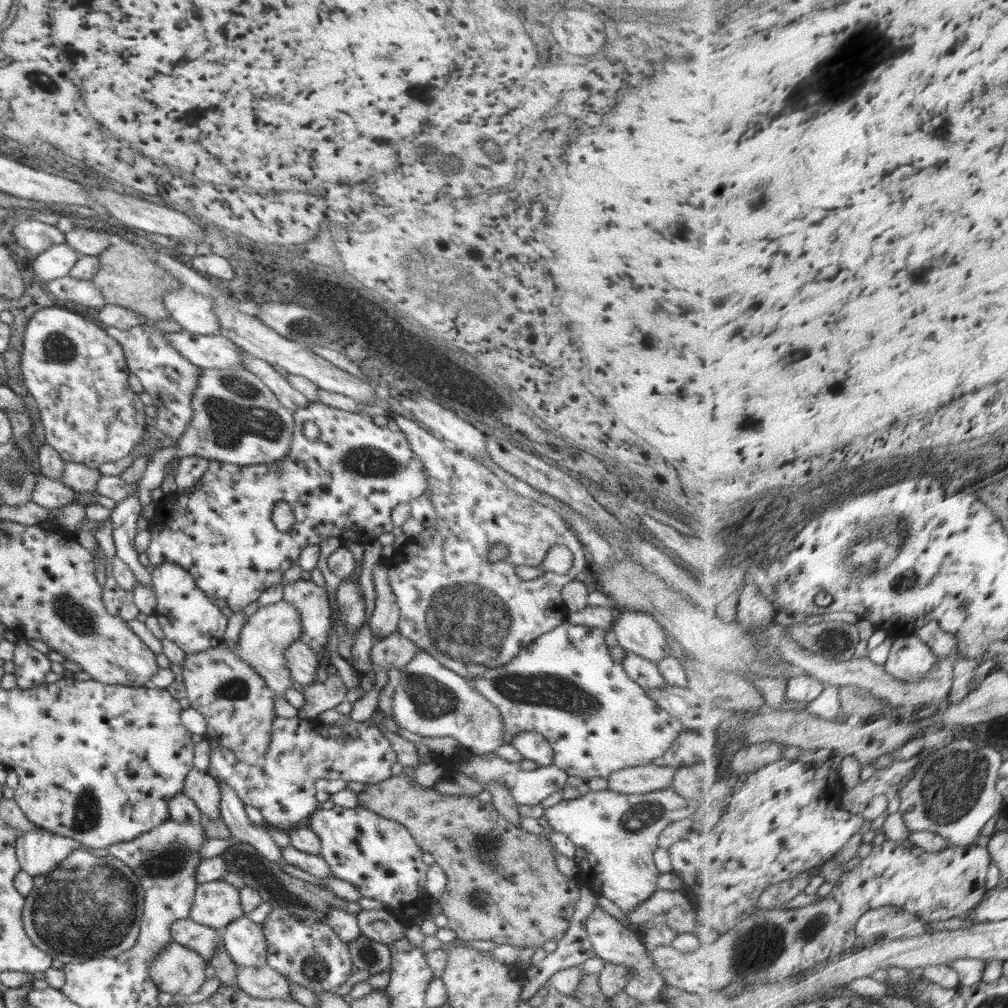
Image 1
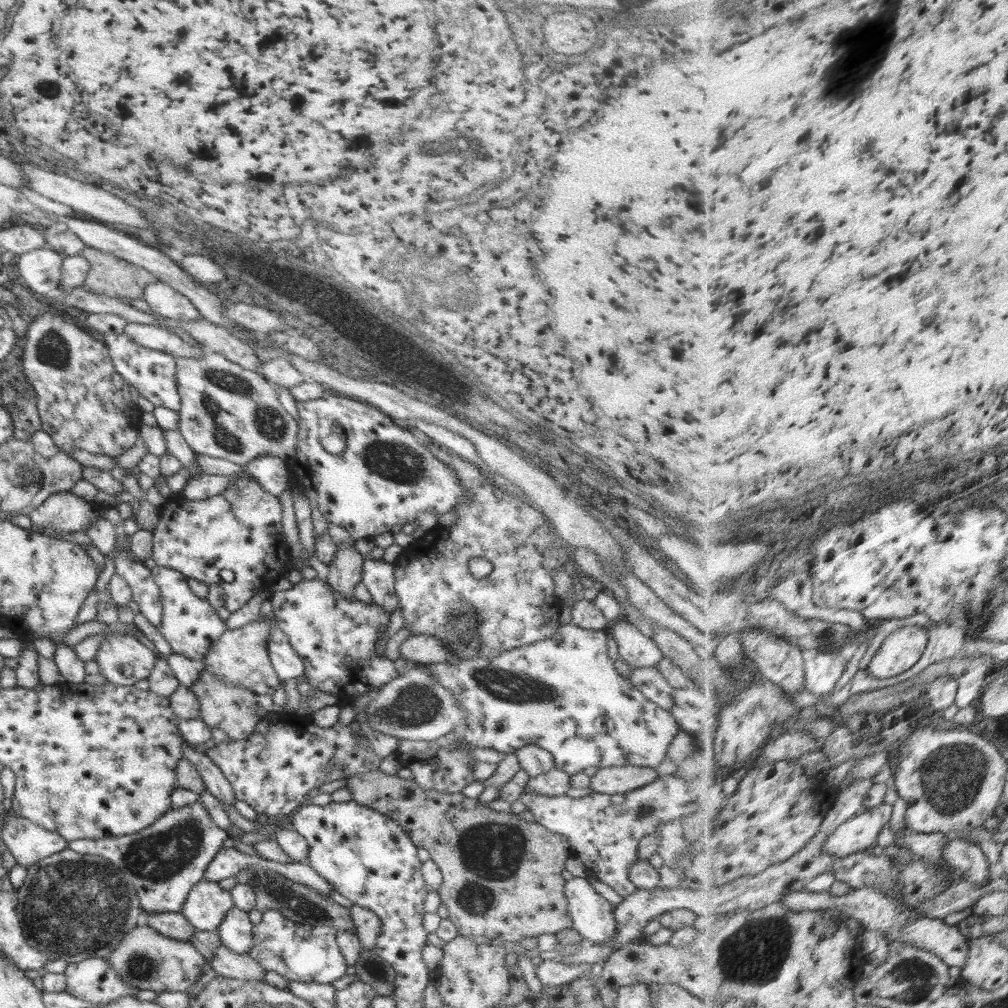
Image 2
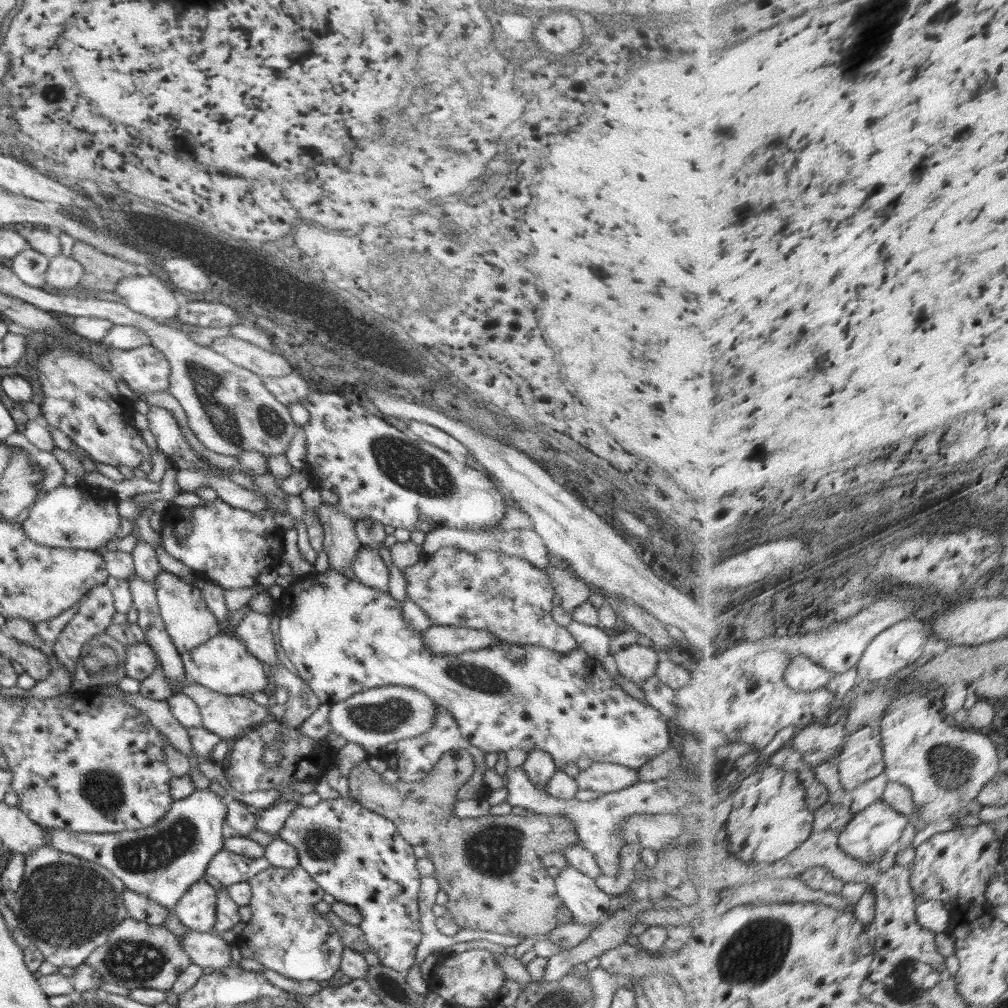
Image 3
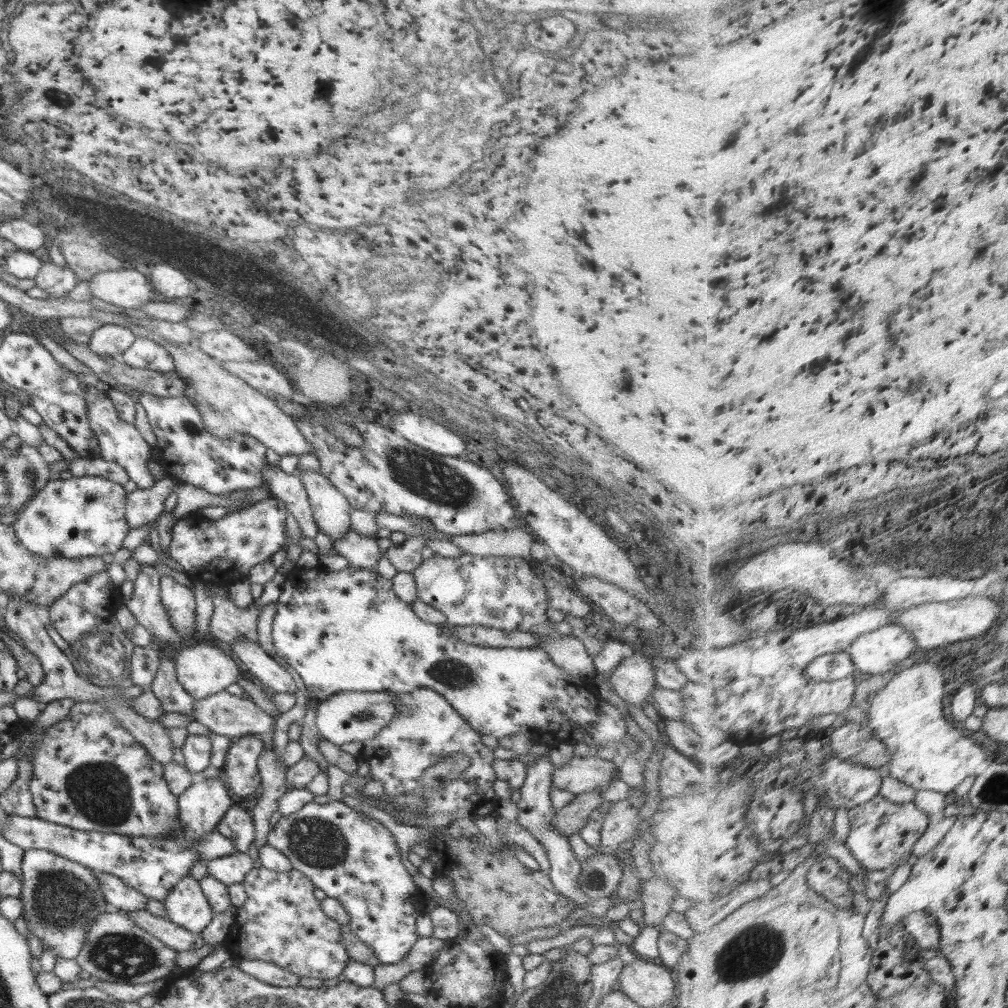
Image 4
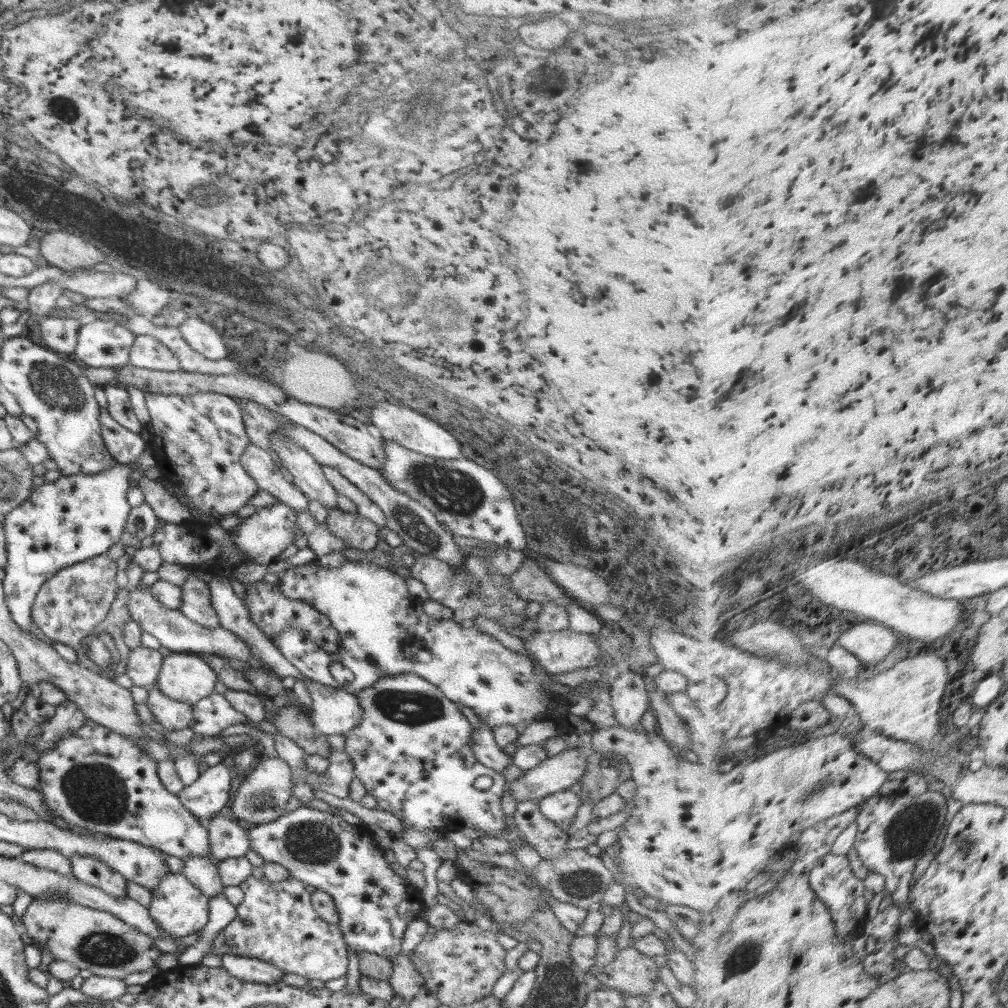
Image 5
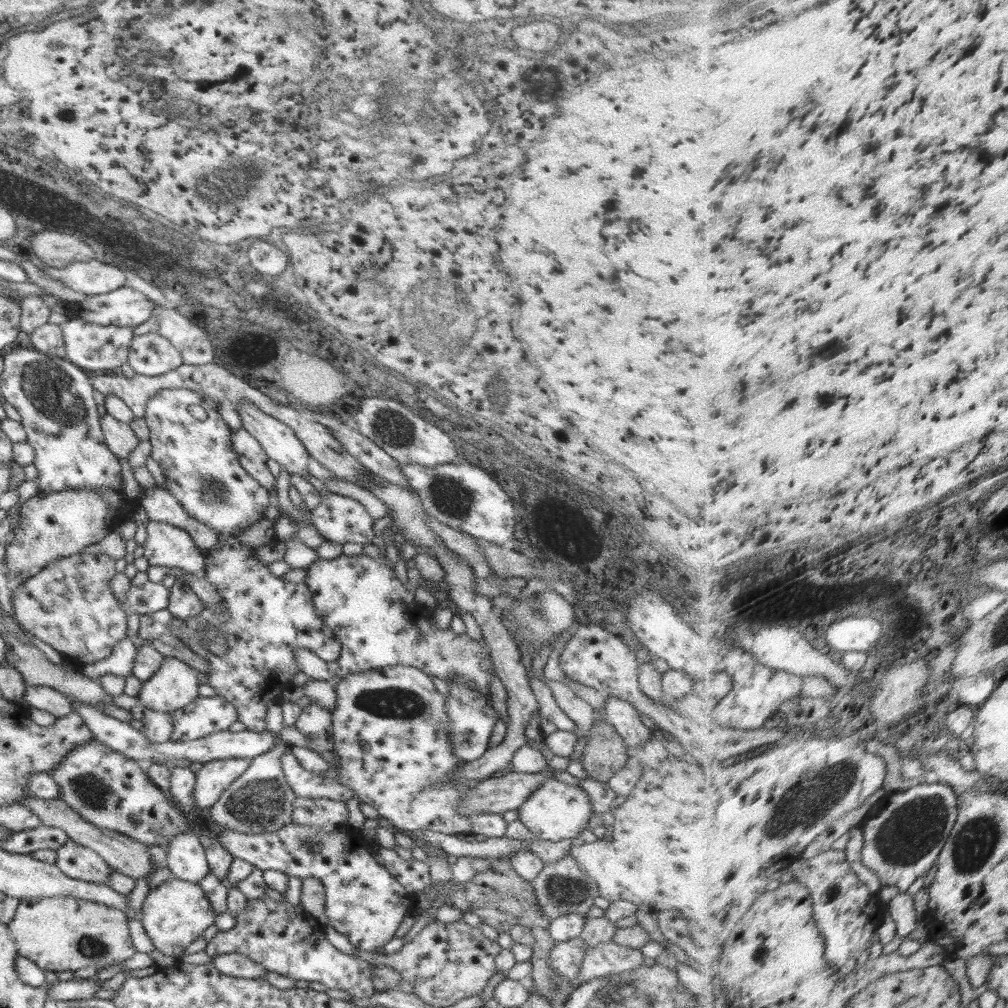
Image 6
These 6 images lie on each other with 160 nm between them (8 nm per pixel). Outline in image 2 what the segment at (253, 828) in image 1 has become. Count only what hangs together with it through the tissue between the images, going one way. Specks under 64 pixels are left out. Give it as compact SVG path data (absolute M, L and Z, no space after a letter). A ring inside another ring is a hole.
M182 738L182 758L186 758L196 768L202 778L204 787L213 794L221 804L234 805L236 800L232 786L222 772L212 763L205 753L196 752L192 746Z

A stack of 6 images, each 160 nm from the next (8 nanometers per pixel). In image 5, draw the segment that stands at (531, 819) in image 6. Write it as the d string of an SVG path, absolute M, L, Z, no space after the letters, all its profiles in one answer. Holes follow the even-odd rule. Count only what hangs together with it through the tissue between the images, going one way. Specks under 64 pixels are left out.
M575 789L554 792L538 801L540 812L567 835L573 833L570 825L580 805L581 798Z

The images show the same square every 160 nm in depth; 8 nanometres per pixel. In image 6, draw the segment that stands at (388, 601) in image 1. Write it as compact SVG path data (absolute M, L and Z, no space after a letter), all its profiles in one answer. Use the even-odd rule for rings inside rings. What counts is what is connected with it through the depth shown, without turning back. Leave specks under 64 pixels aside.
M336 493L322 495L321 498L318 507L310 510L309 518L325 541L338 542L342 545L357 542L358 544L366 544L370 543L376 536L372 529L374 519L367 513L363 504L353 498Z

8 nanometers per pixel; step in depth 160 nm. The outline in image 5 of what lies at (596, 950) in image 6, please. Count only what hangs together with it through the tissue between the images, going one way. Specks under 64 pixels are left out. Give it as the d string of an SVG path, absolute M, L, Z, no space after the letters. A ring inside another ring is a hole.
M633 946L619 950L616 958L601 968L594 977L603 987L645 996L656 988L659 979L659 962L638 952Z

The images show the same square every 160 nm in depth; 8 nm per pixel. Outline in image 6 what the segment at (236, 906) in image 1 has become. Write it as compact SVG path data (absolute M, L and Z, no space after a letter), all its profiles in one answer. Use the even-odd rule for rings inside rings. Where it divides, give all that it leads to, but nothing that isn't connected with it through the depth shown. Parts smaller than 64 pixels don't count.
M174 877L162 882L155 889L150 889L143 902L141 917L146 934L152 940L155 948L166 956L173 956L177 960L185 958L186 947L202 937L202 932L215 924L215 912L211 902L206 898L201 886Z

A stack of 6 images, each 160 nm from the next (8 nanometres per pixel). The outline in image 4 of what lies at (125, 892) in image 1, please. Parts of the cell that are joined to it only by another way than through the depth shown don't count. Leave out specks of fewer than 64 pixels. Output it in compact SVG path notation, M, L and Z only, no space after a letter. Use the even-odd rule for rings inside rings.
M37 849L25 851L21 871L21 915L29 932L45 946L50 946L42 951L39 961L42 970L52 971L57 956L74 960L79 955L85 943L85 930L89 922L93 922L97 914L107 912L110 905L101 893L98 879L92 869L54 852Z

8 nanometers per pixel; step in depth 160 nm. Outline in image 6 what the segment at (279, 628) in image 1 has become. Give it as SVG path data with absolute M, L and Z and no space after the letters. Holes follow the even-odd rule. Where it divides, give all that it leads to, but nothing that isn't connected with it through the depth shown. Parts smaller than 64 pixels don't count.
M164 656L161 667L143 682L136 700L144 710L156 710L173 714L198 697L197 672L184 661L174 656Z

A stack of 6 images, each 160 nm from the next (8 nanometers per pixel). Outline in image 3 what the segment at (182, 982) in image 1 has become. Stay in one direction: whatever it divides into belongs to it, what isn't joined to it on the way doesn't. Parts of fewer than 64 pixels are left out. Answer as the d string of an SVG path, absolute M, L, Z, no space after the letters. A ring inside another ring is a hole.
M126 917L108 935L106 944L96 947L84 963L88 963L107 983L127 989L152 988L172 990L176 979L192 959L184 952L175 934L166 927L154 926Z

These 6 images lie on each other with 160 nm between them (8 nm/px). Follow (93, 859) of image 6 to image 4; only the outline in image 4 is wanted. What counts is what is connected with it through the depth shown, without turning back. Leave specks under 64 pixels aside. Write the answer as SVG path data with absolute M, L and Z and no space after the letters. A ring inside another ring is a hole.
M93 870L98 879L101 893L106 902L115 912L136 912L137 910L147 910L148 897L138 892L138 890L128 886L121 878Z

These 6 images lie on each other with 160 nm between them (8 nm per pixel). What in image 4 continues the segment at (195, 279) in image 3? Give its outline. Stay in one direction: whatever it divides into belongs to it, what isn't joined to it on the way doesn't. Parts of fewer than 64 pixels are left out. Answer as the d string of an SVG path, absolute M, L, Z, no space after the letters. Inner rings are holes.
M156 264L152 268L150 286L154 292L162 292L166 298L184 298L192 290L190 278L170 264Z

